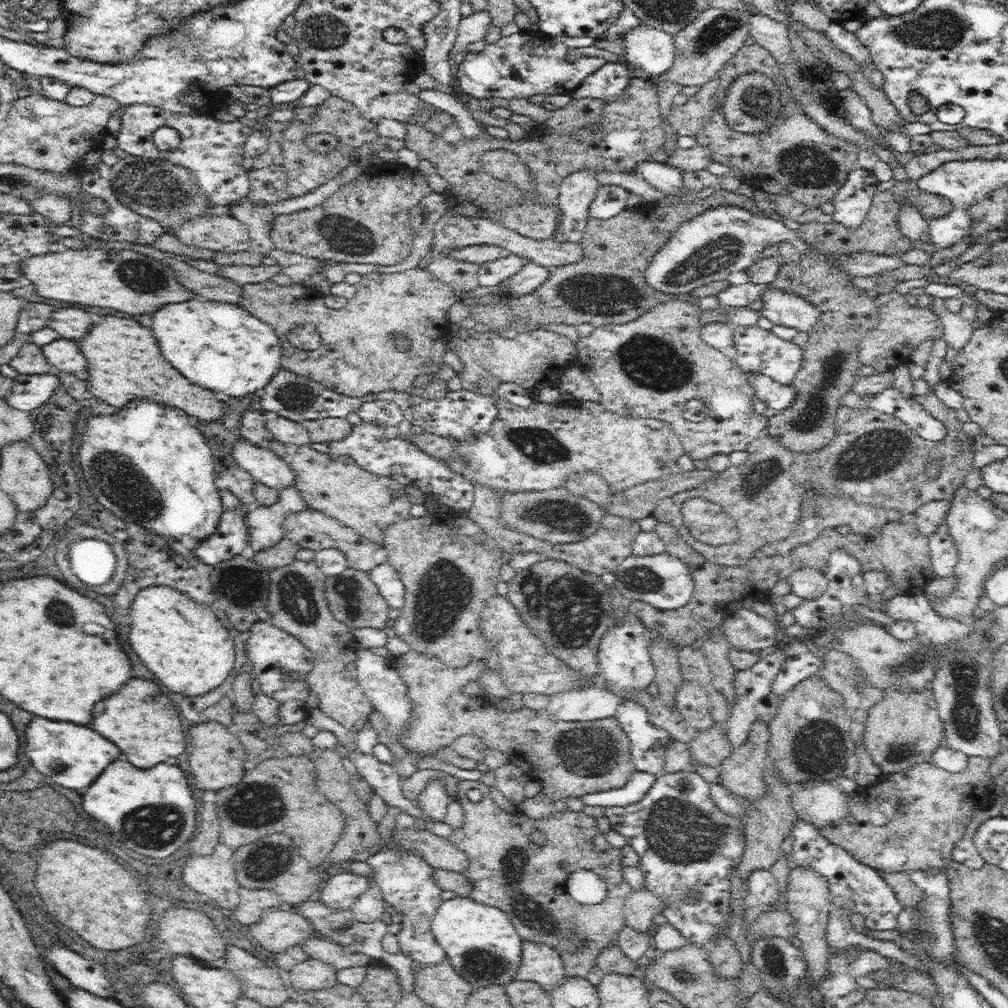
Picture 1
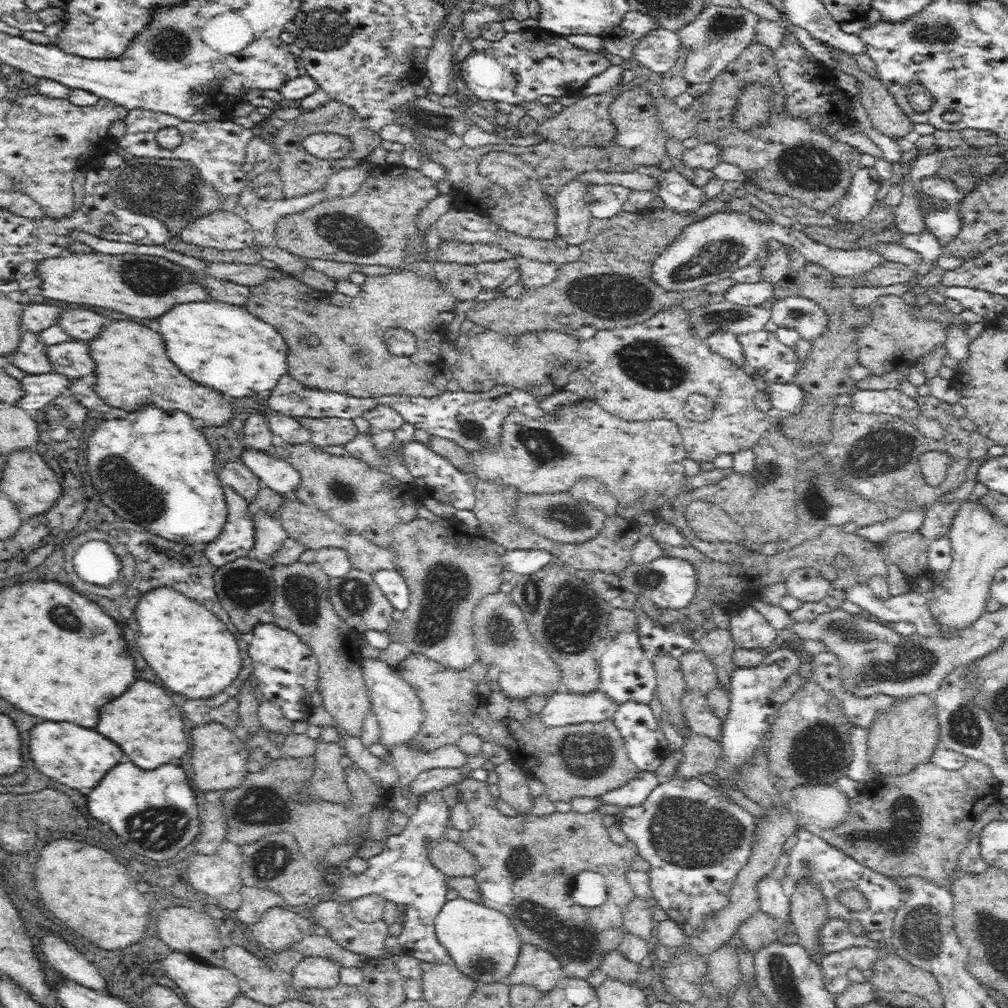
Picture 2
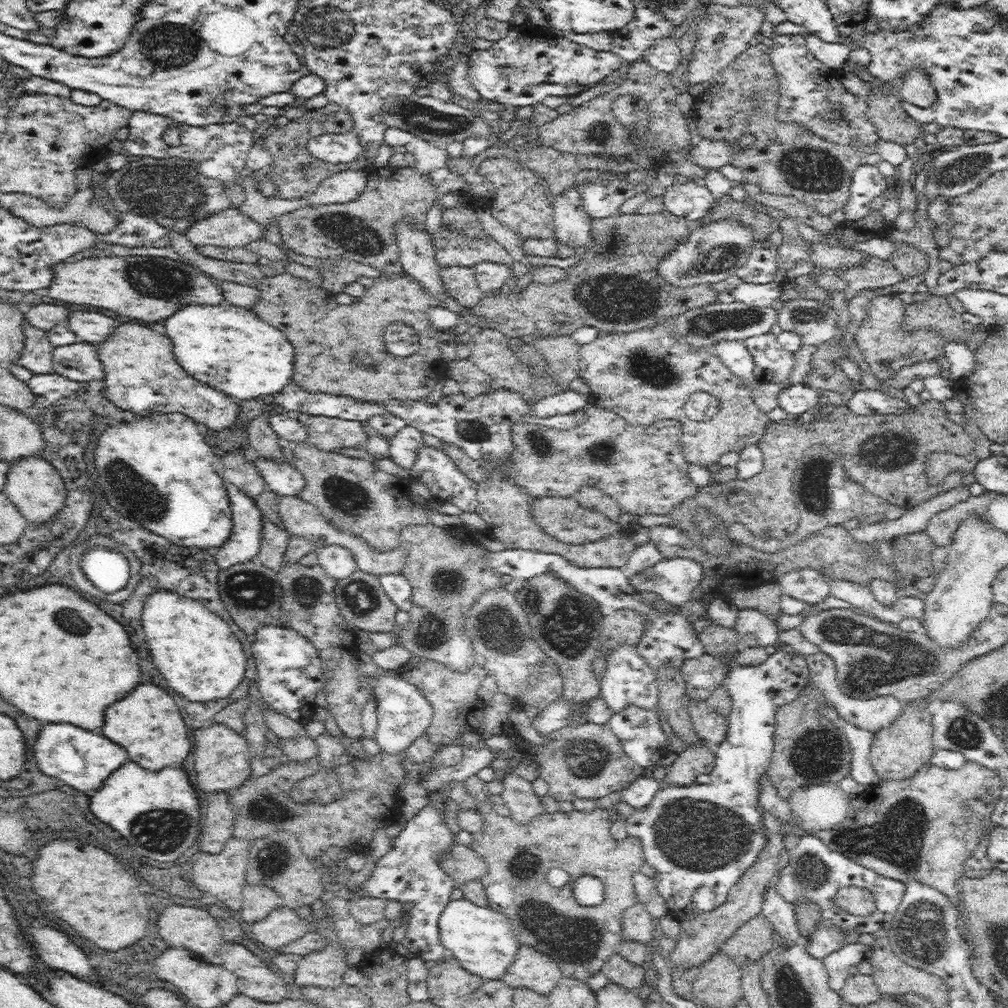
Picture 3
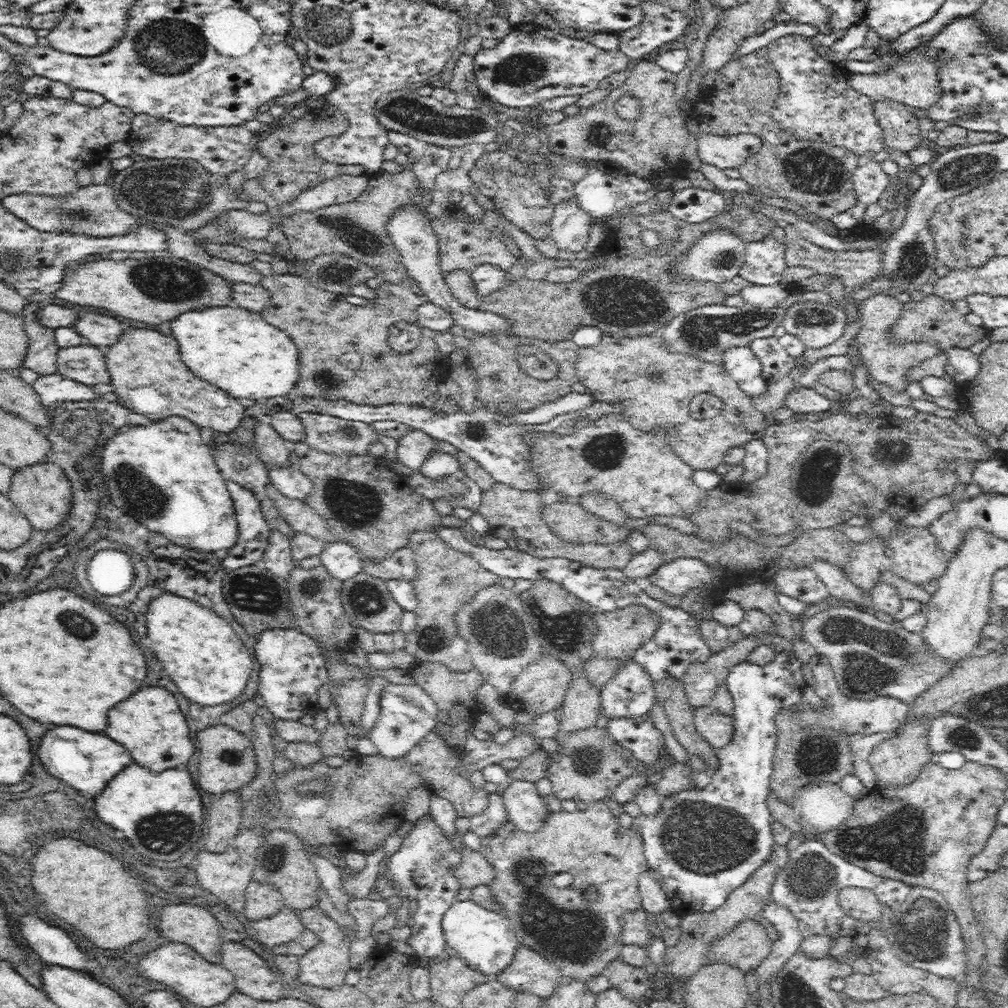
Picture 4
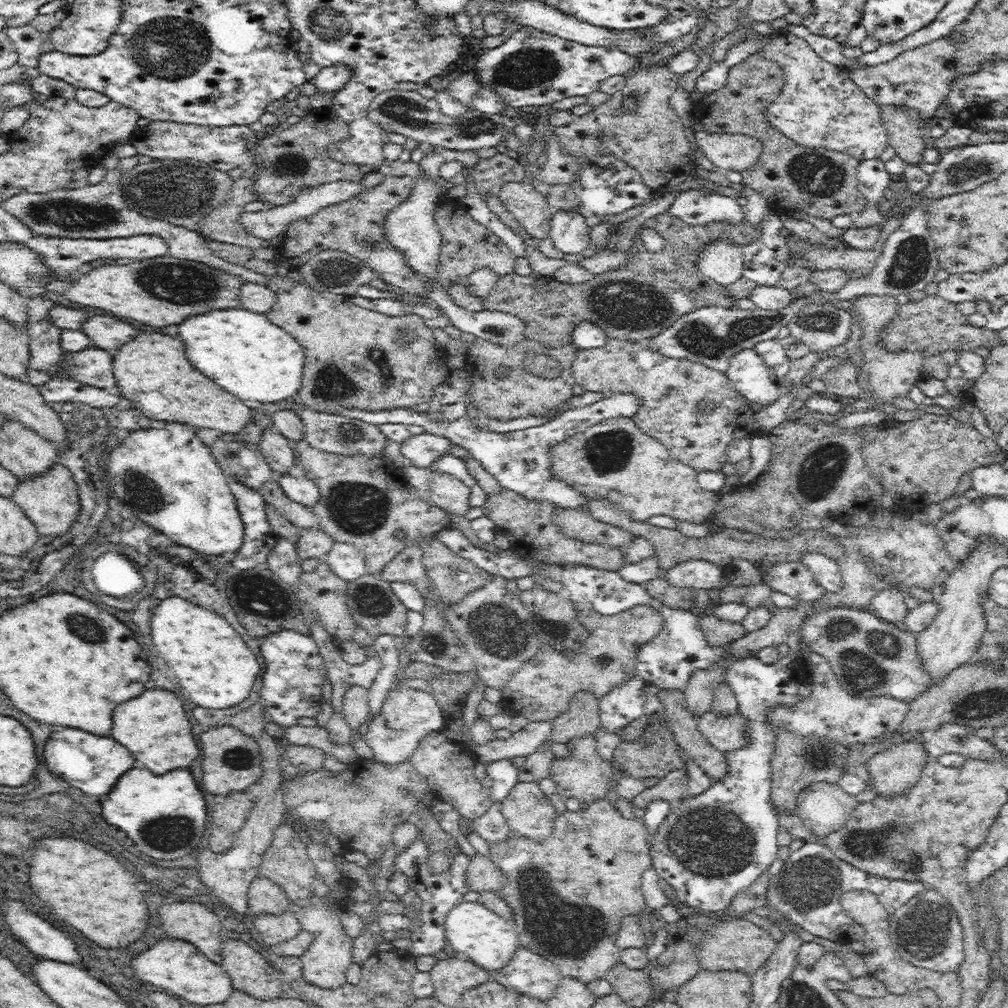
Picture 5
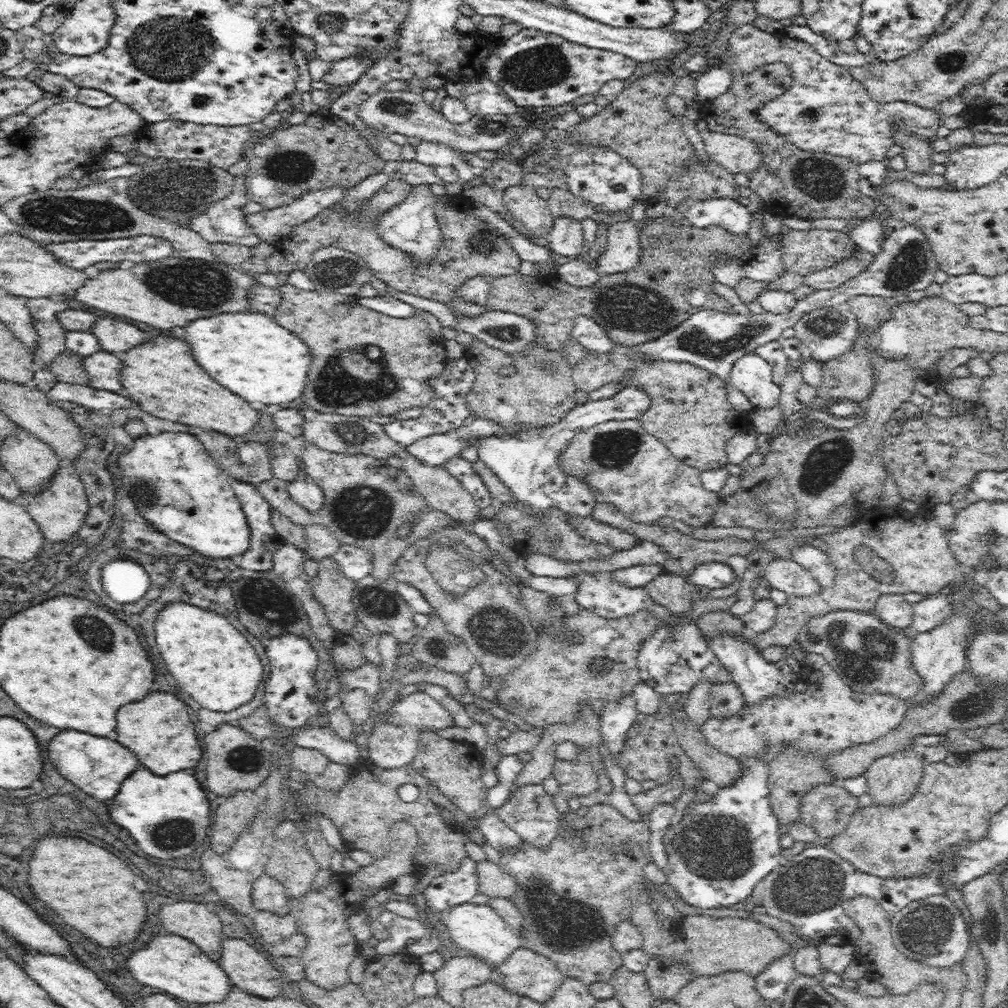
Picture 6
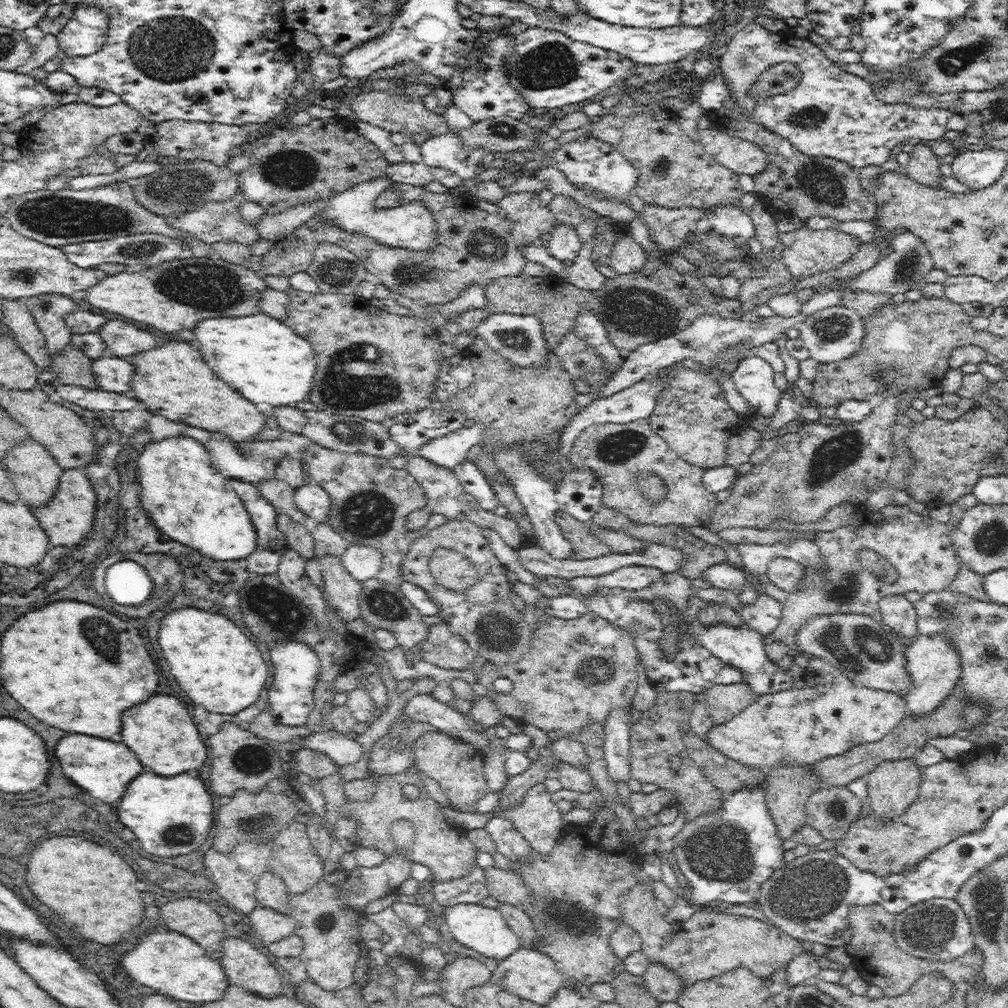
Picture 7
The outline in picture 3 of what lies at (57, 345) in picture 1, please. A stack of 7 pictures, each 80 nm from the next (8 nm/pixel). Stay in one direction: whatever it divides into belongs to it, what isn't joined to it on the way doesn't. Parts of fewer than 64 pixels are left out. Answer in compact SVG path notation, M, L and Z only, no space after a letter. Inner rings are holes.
M75 340L72 344L54 346L51 359L53 370L68 379L84 384L93 379L103 379L102 365L98 360L94 344Z

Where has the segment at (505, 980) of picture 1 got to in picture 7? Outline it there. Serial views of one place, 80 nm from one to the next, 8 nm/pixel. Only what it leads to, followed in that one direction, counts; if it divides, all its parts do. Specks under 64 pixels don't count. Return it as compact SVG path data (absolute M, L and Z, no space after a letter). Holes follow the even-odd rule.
M476 903L457 904L448 908L442 920L448 924L455 942L491 958L491 965L505 959L522 946L517 935L513 933L502 915L494 908L482 907Z

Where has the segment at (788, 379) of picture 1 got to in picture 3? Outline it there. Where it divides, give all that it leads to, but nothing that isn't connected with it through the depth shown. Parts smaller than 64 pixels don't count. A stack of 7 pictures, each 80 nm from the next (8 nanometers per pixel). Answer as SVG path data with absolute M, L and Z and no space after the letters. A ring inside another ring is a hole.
M773 333L754 334L742 338L752 357L752 375L759 383L786 384L796 371L795 353L783 348Z

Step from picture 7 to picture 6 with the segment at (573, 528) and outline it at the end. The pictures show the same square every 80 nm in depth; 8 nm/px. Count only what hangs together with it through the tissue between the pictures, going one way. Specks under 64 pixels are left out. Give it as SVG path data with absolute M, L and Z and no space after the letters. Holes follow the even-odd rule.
M480 459L472 462L470 467L488 489L494 507L498 507L491 520L497 526L501 525L506 528L509 537L514 542L513 550L523 558L531 554L543 554L552 559L564 561L564 563L583 563L584 561L609 559L616 551L611 545L591 544L588 540L581 539L579 534L566 523L564 512L554 506L546 508L544 512L532 510L525 502L516 498Z

